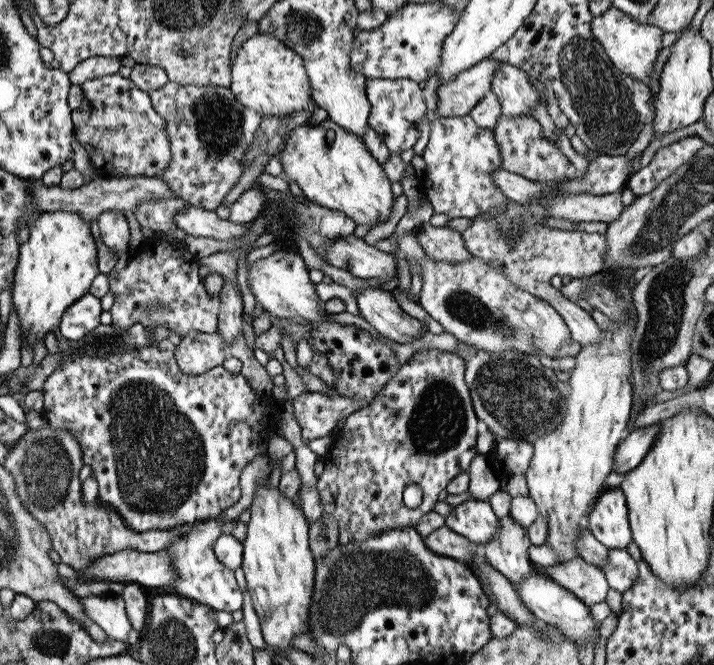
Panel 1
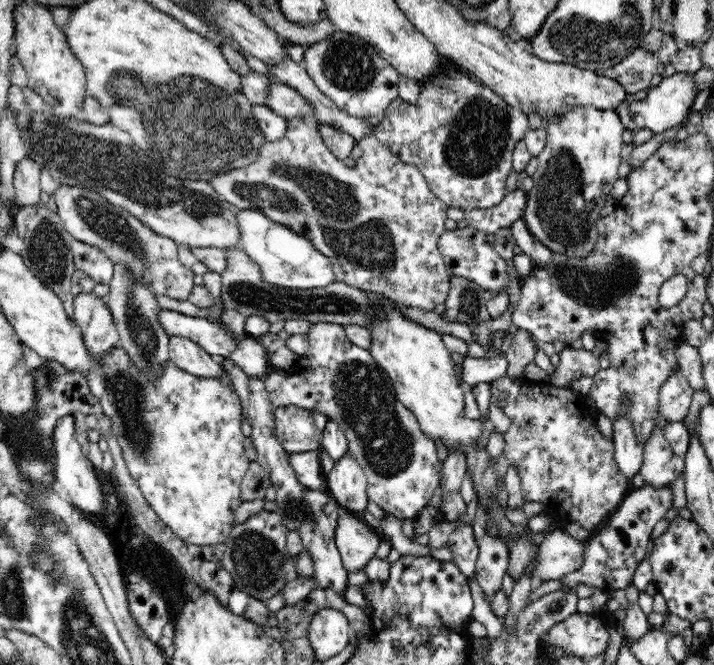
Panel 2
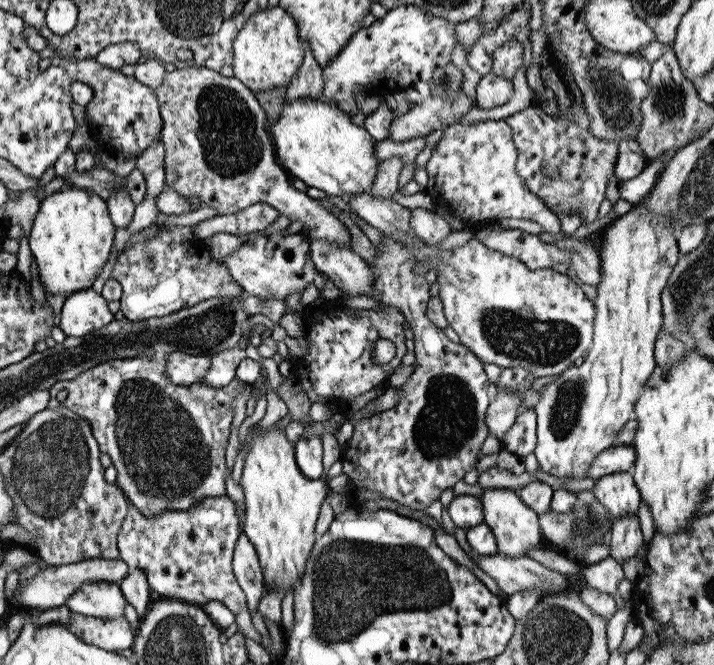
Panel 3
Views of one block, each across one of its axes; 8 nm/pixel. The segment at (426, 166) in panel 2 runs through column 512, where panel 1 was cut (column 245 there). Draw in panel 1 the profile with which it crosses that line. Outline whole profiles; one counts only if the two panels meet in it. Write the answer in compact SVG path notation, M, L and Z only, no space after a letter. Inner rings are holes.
M167 82L146 95L152 101L153 110L166 122L166 137L170 144L170 161L159 179L170 186L174 196L214 212L247 167L244 166L244 154L252 143L262 115L239 104L227 87L183 87Z

